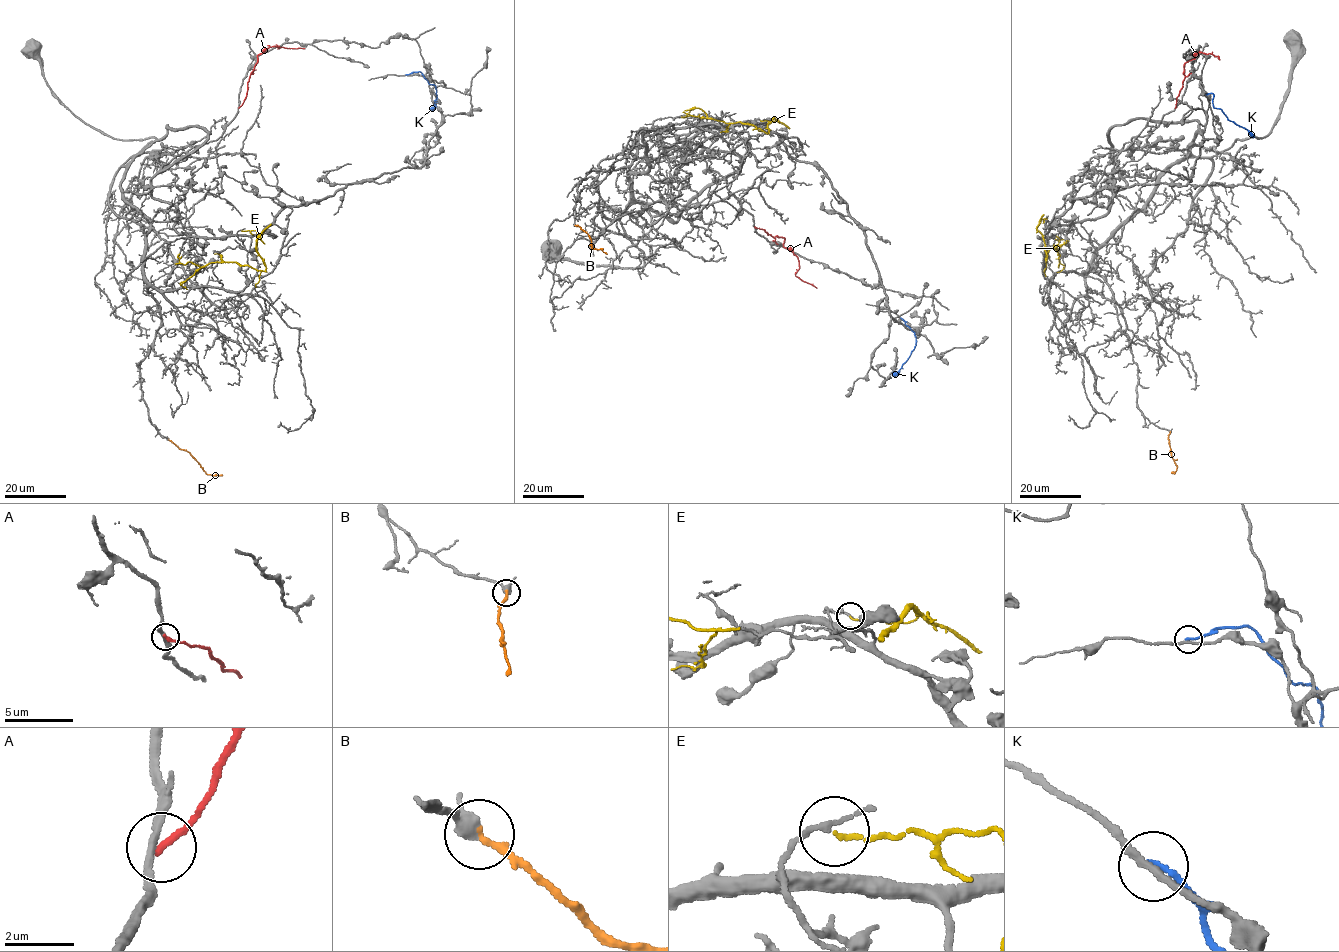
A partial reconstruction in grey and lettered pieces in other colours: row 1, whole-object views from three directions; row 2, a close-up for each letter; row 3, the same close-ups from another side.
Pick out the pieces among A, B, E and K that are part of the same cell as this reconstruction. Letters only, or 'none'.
B

